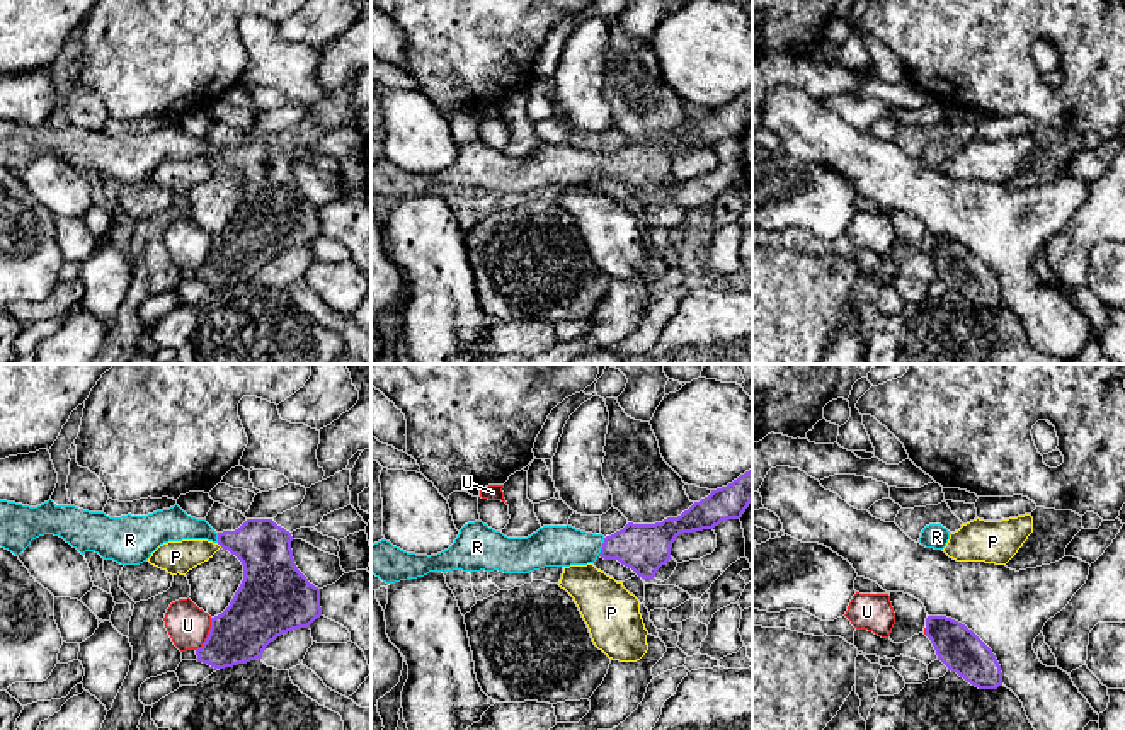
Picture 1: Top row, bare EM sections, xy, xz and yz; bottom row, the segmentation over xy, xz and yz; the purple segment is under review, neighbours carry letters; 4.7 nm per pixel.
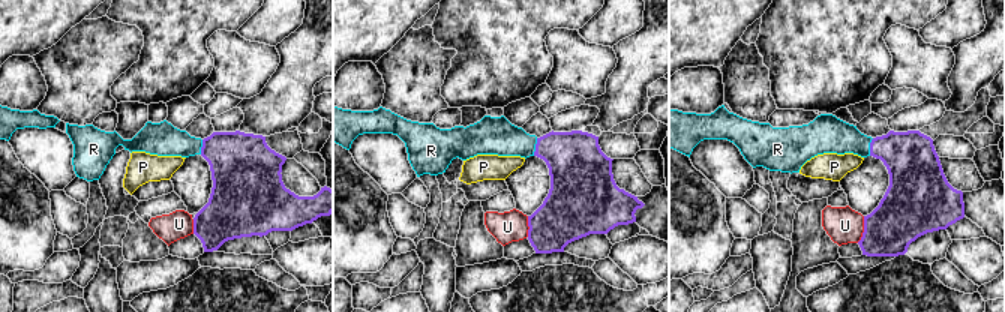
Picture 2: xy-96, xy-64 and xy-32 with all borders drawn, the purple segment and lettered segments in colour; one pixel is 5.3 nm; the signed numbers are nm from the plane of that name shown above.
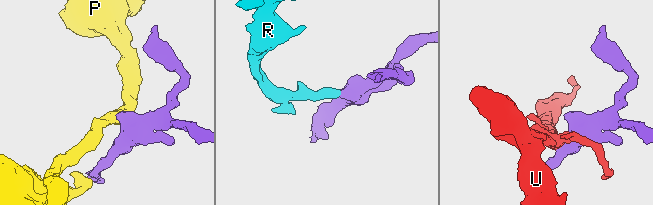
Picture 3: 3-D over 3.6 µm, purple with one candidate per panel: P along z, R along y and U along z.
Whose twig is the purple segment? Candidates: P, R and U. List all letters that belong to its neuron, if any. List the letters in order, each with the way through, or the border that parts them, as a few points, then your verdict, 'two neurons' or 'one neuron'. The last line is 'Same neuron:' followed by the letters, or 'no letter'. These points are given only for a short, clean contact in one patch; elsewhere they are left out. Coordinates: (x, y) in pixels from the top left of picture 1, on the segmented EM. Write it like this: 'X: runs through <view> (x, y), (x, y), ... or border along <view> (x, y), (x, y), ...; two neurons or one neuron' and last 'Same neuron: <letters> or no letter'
P: border along xy (217, 543), (222, 547); two neurons
R: runs through xz (644, 548), (603, 547), (550, 545); one neuron
U: border along xy (211, 618), (208, 637), (196, 650); two neurons
Same neuron: R

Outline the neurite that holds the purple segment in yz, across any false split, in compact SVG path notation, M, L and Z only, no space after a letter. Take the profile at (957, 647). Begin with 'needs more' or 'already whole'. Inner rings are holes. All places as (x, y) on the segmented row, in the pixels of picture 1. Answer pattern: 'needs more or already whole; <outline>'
already whole; M946 616L926 618L926 636L938 660L979 689L1002 686L1001 665L992 650L965 624Z

